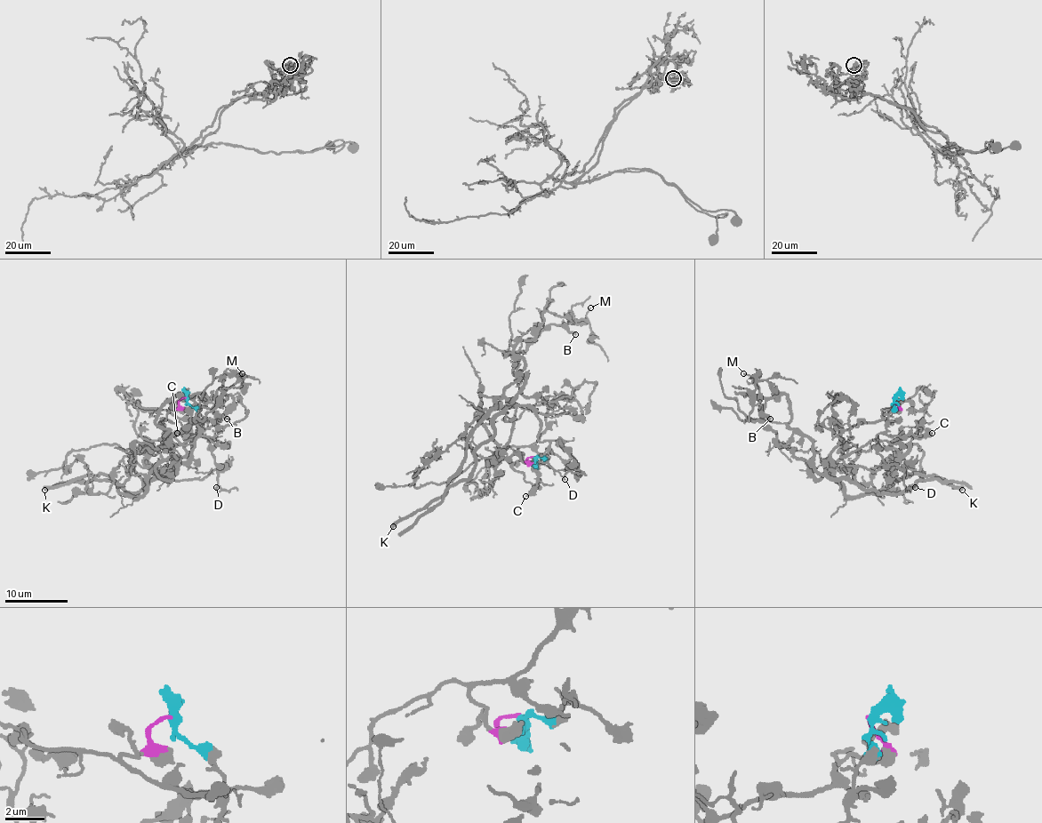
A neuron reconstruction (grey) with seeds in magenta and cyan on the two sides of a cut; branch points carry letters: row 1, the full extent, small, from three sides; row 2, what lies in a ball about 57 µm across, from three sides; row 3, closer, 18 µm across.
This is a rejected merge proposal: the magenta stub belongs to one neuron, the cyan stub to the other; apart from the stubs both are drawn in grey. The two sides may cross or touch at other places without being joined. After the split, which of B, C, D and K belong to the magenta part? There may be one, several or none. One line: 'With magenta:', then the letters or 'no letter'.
With magenta: B

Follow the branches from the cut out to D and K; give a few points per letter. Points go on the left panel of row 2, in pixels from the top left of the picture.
D: (185, 397), (203, 418), (201, 433), (211, 453), (225, 466), (219, 473), (220, 490), (217, 486)
K: (185, 397), (203, 428), (184, 457), (166, 457), (154, 469), (140, 496), (100, 474), (44, 490)

